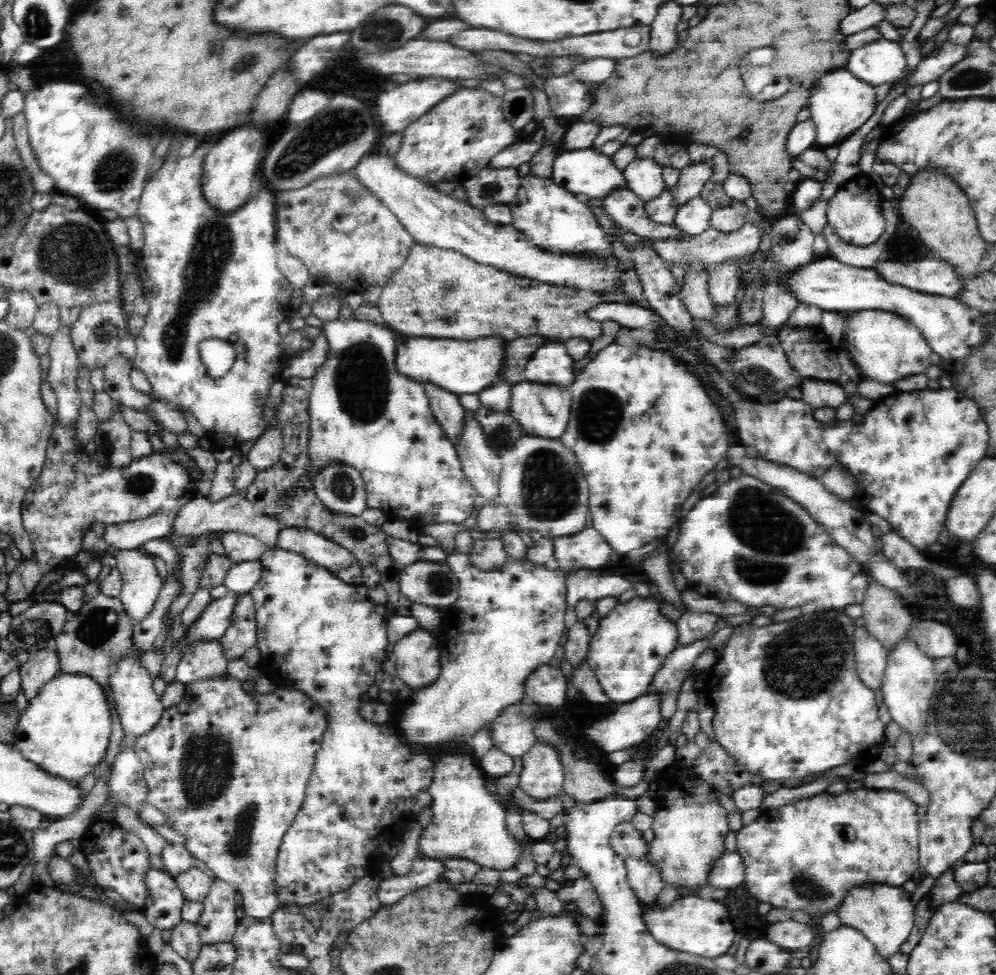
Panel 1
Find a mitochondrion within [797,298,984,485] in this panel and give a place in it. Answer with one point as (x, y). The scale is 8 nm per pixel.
(958, 442)

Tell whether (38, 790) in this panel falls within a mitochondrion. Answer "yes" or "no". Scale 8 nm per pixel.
no

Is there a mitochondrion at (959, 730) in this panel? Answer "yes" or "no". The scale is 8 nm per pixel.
yes

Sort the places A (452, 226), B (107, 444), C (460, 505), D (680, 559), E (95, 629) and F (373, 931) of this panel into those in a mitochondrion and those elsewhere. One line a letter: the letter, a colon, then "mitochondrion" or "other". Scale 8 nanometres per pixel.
A: other
B: mitochondrion
C: other
D: other
E: mitochondrion
F: other

